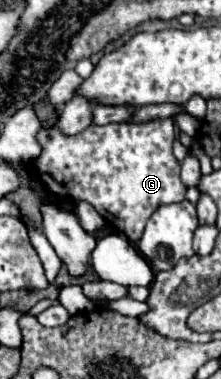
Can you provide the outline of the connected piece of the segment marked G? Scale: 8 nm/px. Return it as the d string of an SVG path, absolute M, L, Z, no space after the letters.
M152 120L146 124L106 124L106 126L88 126L76 136L64 136L56 128L42 128L38 132L38 142L42 144L42 154L34 162L38 168L40 180L46 188L60 196L72 200L88 200L102 218L106 218L119 232L124 232L130 242L138 242L144 232L148 218L162 204L182 202L186 186L180 182L180 162L172 154L174 142L174 120Z

